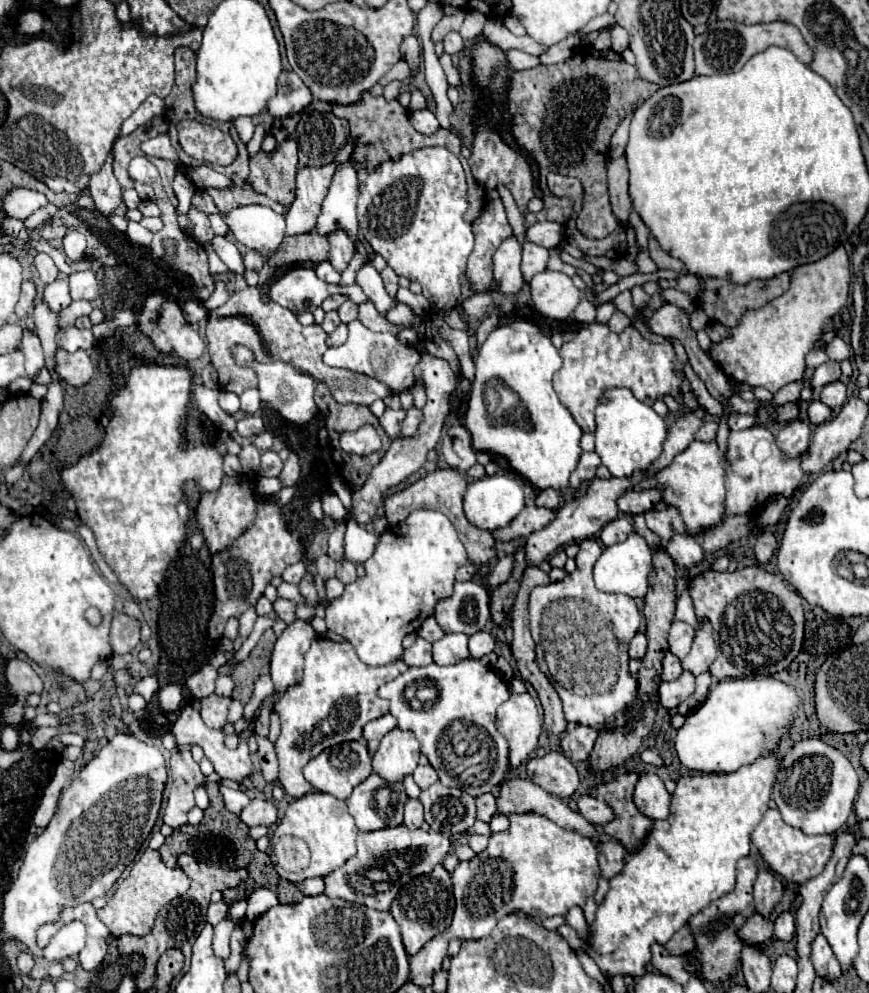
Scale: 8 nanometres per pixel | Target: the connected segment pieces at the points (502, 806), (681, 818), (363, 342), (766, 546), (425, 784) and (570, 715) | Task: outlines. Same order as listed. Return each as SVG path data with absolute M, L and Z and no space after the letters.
M513 778L501 784L501 798L497 800L499 814L511 812L539 812L549 820L555 820L561 828L579 832L581 836L591 838L595 846L601 844L601 836L591 822L587 822L579 812L571 810L561 798L545 792L531 780Z
M771 754L733 774L683 776L671 796L671 816L653 822L643 848L629 854L623 872L609 880L611 888L589 930L591 940L579 940L567 924L557 932L571 942L573 950L583 948L601 972L641 976L655 940L667 944L695 912L735 888L735 864L749 854L749 836L769 808L777 770L779 760Z
M359 320L349 322L347 328L349 328L347 342L343 346L329 348L323 354L323 362L327 366L337 366L337 368L347 368L347 370L353 370L353 372L367 374L367 376L387 384L391 388L391 392L395 392L395 394L399 394L403 390L409 390L413 386L413 382L415 382L413 368L421 360L421 354L415 348L401 344L393 334L371 332Z
M765 530L765 532L757 538L757 542L755 542L755 558L757 558L757 562L765 566L765 564L771 560L775 548L777 548L775 536L773 536L769 530Z
M427 764L427 766L417 766L413 772L413 780L419 788L429 788L431 784L437 782L437 772Z
M583 540L579 546L585 546L577 556L585 558L579 562L579 574L567 574L561 582L551 582L547 586L537 586L531 592L529 602L529 624L535 644L543 650L543 664L541 668L547 672L549 680L555 684L555 690L563 702L563 712L567 722L577 722L591 726L599 732L607 728L625 726L631 720L629 710L635 704L637 694L637 680L629 674L629 656L627 644L637 634L641 624L641 612L631 596L625 594L607 594L595 588L593 584L593 566L601 556L601 548L595 540Z

